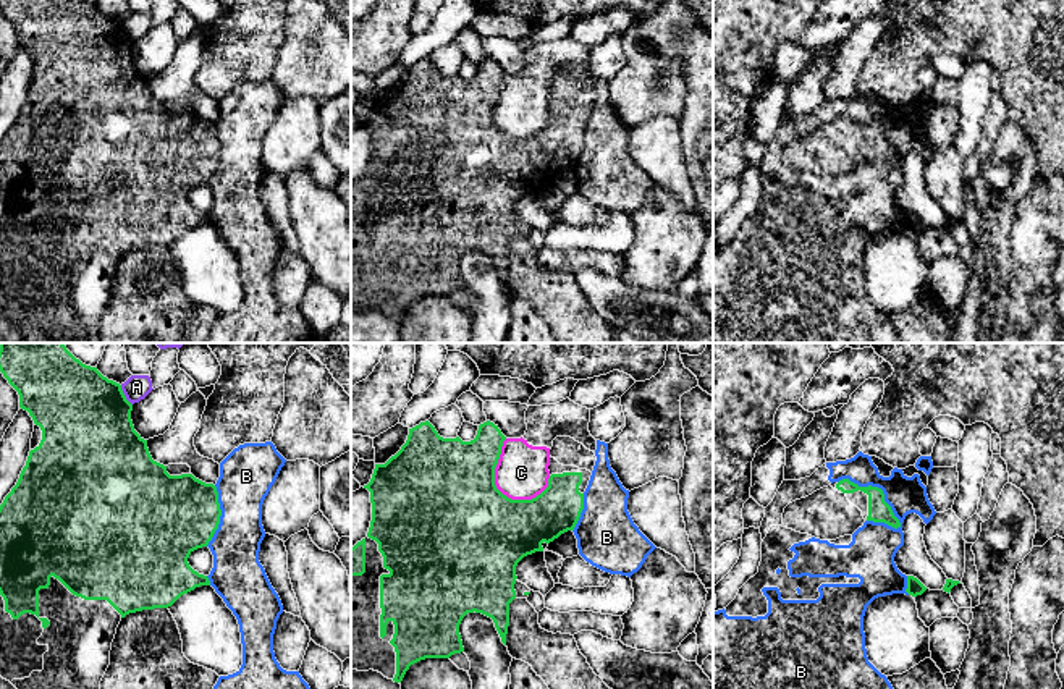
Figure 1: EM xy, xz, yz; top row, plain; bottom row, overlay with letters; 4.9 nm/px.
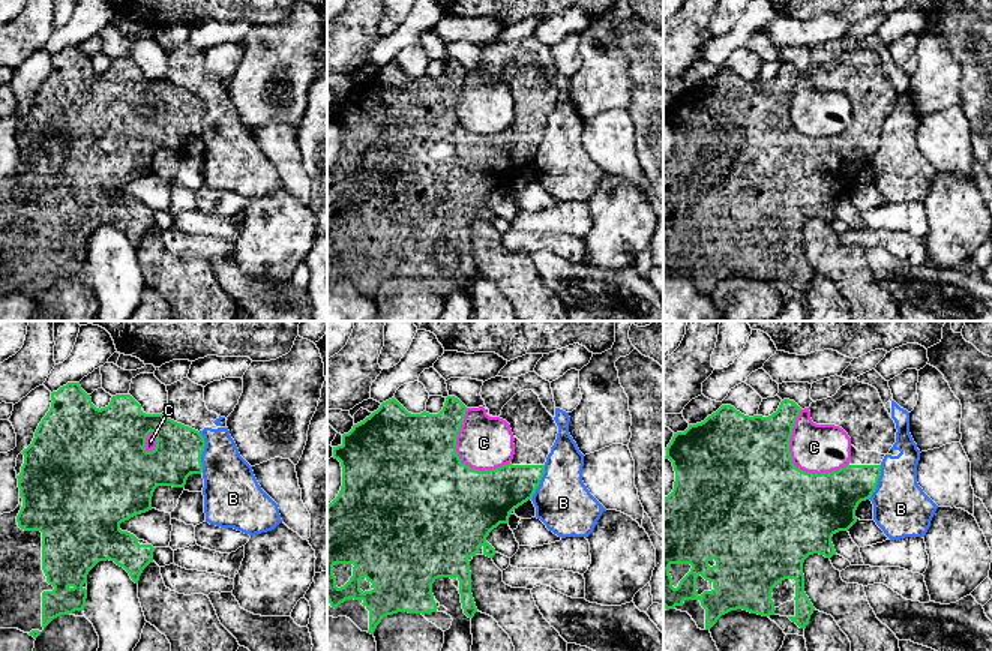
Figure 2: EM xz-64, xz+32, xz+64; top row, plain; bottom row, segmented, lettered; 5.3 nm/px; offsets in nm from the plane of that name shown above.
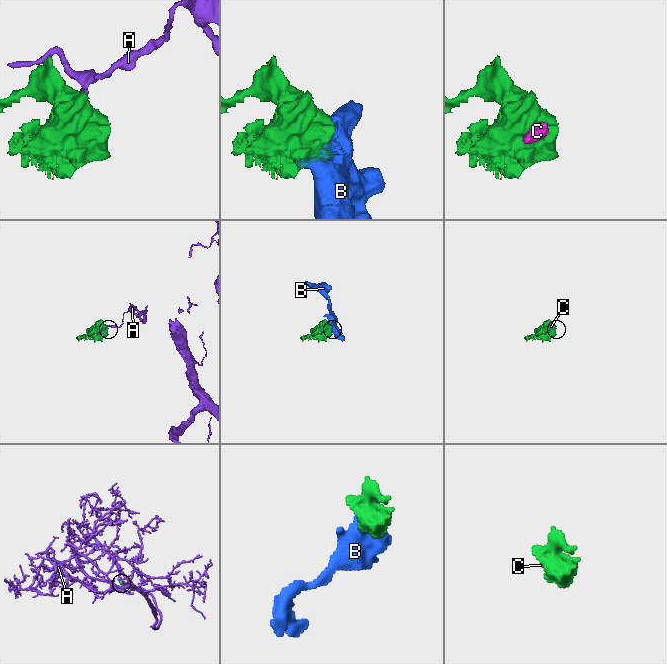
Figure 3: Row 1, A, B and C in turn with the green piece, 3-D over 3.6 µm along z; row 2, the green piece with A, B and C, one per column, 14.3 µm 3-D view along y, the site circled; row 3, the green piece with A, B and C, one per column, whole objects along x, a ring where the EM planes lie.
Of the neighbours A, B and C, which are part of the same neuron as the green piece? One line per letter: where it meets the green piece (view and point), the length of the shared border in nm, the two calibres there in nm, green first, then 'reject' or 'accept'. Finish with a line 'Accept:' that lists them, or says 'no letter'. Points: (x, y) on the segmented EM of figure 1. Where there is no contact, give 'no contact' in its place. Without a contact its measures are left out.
A: xy (123, 395) | 120 nm | 460/120 nm | reject
B: yz (877, 487) | 400 nm | 110/180 nm | reject
C: xz (494, 481) | 340 nm | 500/260 nm | reject
Accept: no letter

